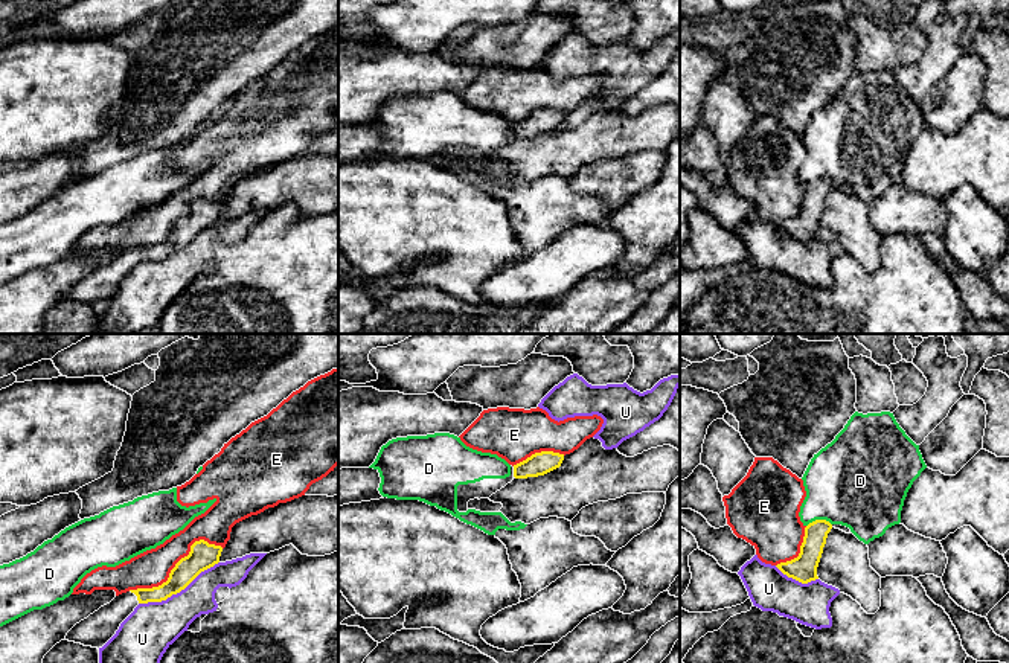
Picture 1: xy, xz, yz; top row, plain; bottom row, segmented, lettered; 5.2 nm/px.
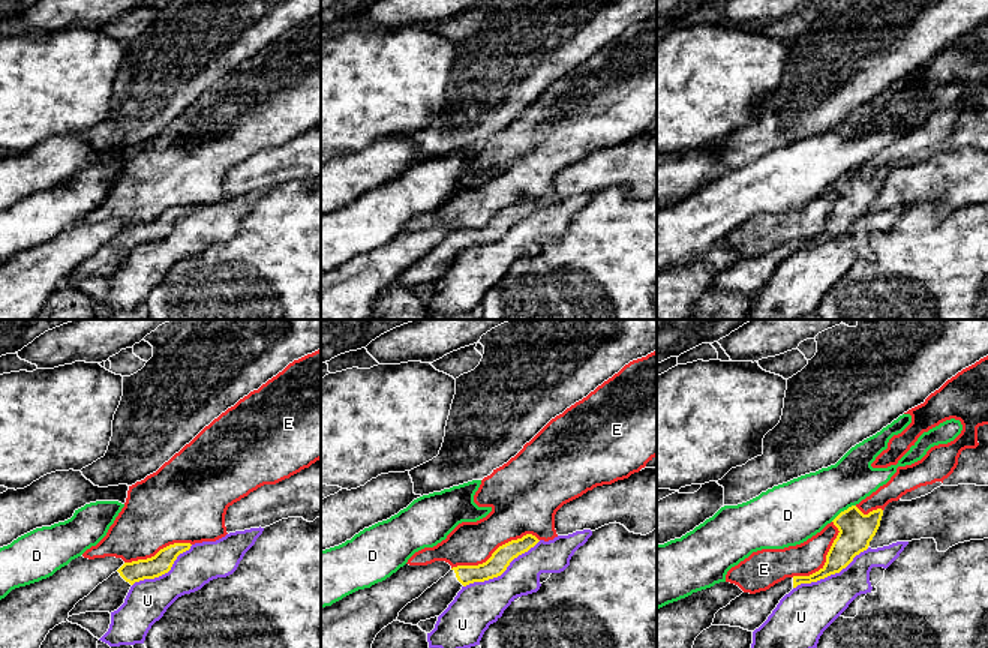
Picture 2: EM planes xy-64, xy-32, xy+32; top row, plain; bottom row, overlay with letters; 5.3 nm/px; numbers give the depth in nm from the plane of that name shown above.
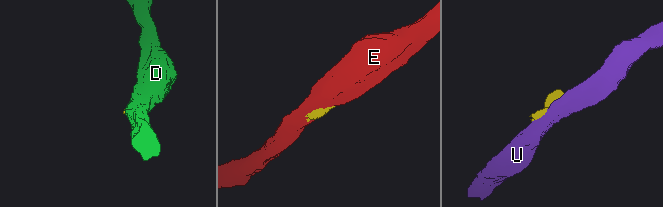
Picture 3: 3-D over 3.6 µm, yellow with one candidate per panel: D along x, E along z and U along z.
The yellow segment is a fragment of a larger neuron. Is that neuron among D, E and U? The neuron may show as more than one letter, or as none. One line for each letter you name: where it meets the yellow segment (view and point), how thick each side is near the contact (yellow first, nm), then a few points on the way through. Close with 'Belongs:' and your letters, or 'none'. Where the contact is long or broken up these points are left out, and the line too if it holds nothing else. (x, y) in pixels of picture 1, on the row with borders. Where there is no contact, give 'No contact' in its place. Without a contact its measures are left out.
Belongs: none

